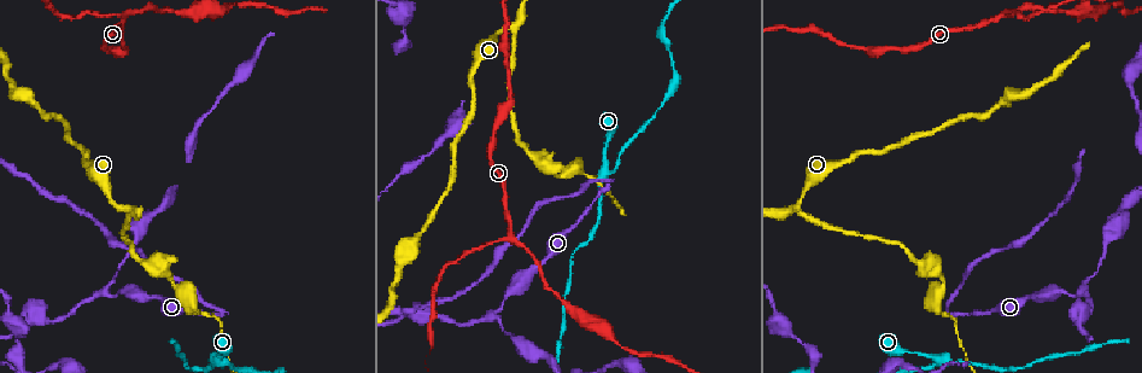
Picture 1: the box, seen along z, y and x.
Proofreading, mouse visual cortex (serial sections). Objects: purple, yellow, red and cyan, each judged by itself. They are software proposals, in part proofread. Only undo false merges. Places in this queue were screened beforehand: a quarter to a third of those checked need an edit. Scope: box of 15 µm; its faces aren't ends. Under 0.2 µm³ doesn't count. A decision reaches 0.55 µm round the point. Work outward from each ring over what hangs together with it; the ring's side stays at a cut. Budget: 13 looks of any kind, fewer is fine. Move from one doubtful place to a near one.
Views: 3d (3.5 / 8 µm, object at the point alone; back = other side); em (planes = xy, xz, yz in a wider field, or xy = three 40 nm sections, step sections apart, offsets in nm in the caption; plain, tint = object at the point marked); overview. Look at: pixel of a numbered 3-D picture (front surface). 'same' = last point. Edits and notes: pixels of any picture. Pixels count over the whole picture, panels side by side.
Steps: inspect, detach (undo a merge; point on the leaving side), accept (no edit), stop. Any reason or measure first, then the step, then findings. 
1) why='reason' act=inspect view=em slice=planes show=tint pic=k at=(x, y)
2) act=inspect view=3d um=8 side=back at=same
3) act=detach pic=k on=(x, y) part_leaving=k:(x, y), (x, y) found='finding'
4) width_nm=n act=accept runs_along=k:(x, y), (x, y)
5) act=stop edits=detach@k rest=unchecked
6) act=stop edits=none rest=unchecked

why='three-way junction' act=inspect view=3d um=3.5 pic=1 at=(513, 26)

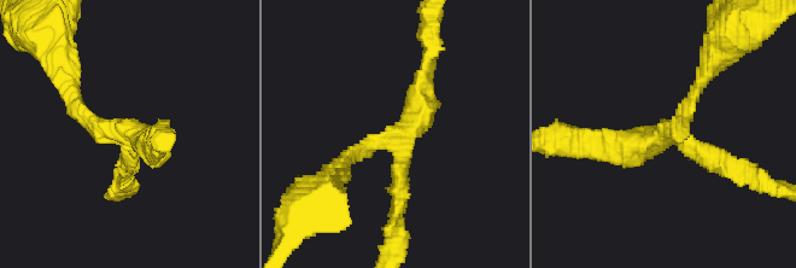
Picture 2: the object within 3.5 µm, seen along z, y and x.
why='now the EM' act=inspect view=em slice=xy step=5 show=plain pic=2 at=(673, 133)

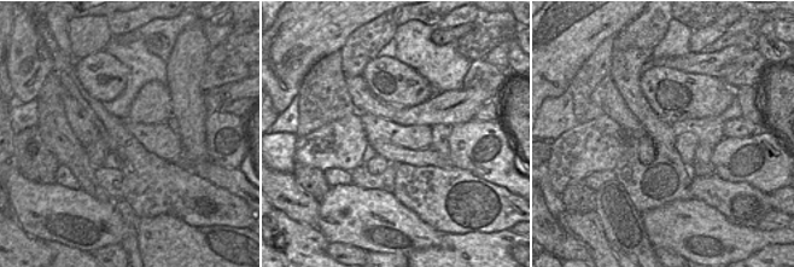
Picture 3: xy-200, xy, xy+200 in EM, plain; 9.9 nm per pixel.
act=inspect view=em slice=xy step=5 show=tint at=same

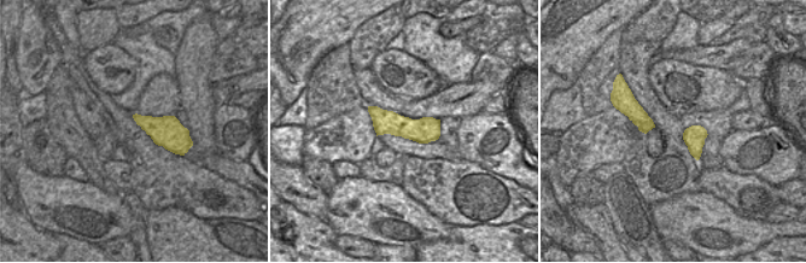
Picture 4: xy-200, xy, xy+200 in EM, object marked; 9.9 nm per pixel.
width_nm=260 act=accept runs_along=2:(68, 86), (98, 130), (132, 141), (128, 167) found='one cell here'

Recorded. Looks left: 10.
why='abrupt turn' act=inspect view=3d um=3.5 pic=1 at=(947, 311)

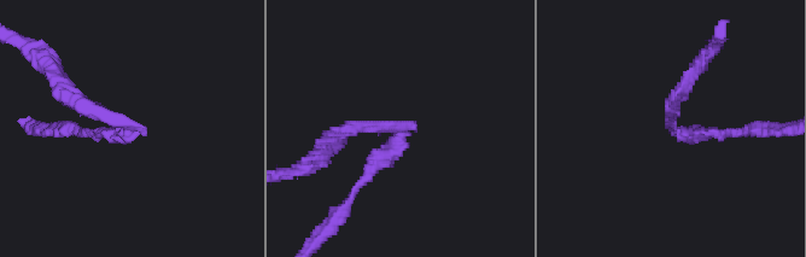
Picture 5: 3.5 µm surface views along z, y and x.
act=inspect view=em slice=planes show=tint pic=5 at=(125, 127)

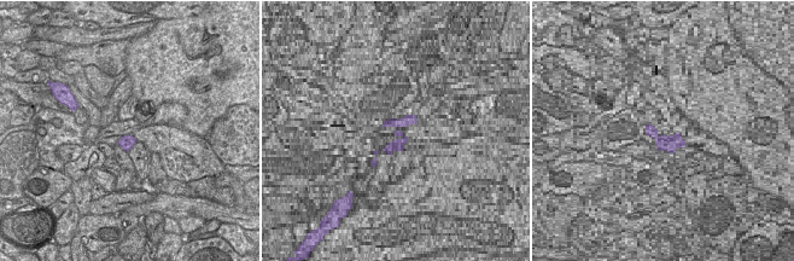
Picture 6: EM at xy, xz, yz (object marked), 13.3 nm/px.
act=detach pic=5 on=(91, 107) part_leaving=5:(127, 127), (82, 109), (38, 57) found='two cells meet here'

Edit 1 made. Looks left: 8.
why='side arm on a straight run' act=inspect view=3d um=8 pic=1 at=(604, 174)

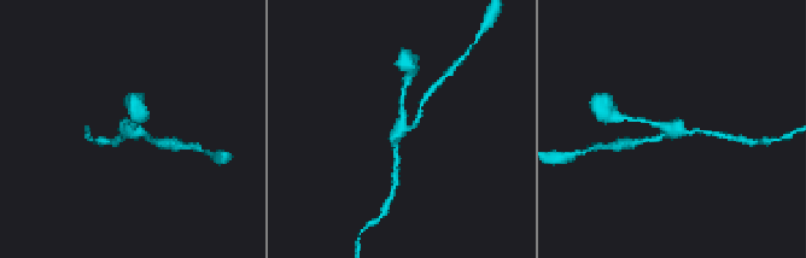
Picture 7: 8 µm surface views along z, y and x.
act=inspect view=em slice=xy step=2 show=tint pic=7 at=(672, 129)

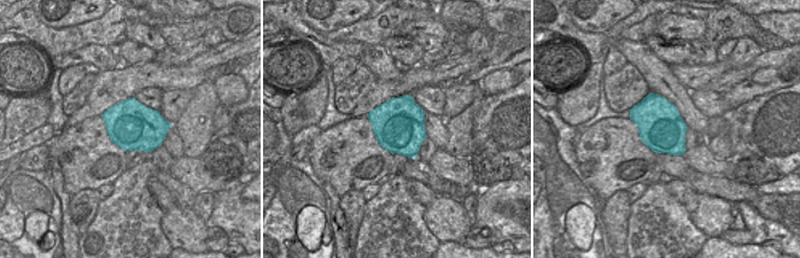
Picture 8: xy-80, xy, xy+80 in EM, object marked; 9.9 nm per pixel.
act=accept found='all the same cell'

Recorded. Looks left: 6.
why='see it whole again' act=inspect view=overview

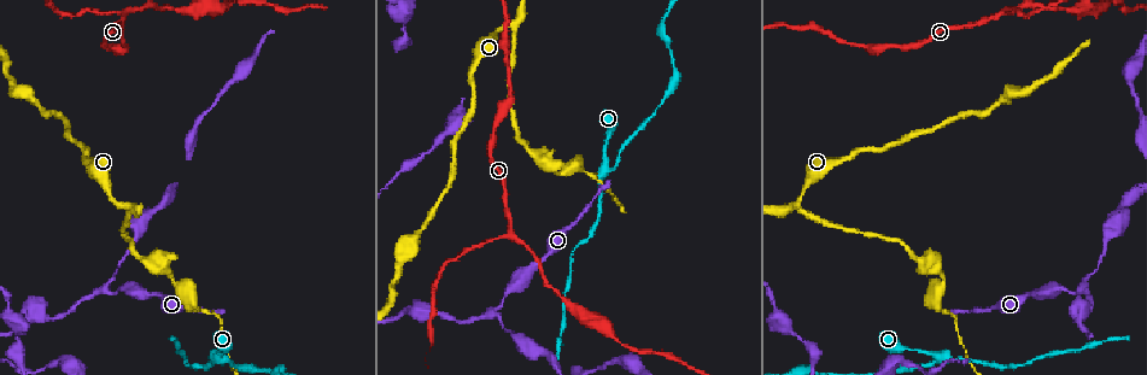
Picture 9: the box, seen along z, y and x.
why='thin neck' act=inspect view=3d um=3.5 pic=9 at=(175, 282)

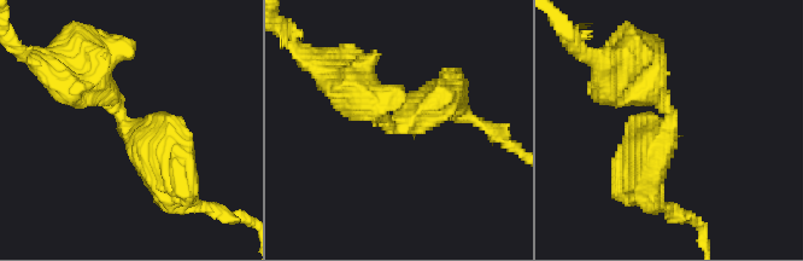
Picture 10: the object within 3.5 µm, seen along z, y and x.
arm_widths_nm=500,500 why='shape alone is not enough' act=inspect view=em slice=xy step=5 show=tint pic=10 at=(670, 122)

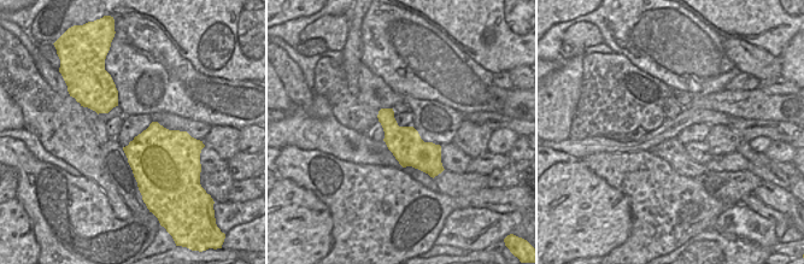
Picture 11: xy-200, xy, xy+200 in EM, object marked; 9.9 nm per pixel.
act=accept runs_along=10:(82, 64), (168, 164), (171, 179) found='all the same cell'

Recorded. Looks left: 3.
why='three arms meet' act=inspect view=em slice=xy step=1 show=tint pic=9 at=(513, 231)

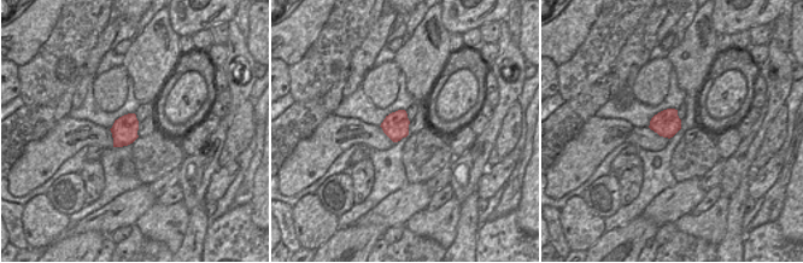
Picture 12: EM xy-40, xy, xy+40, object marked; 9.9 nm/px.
why='wider look' act=inspect view=3d um=3.5 at=same

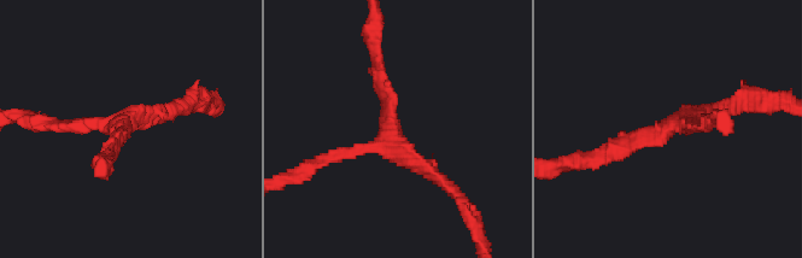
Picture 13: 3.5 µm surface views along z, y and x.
act=detach pic=13 on=(327, 158) part_leaving=13:(370, 148), (318, 160), (297, 176) found='a second cell is stuck on'

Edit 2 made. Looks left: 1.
act=stop edits=detach@5,detach@13 rest=unchecked

